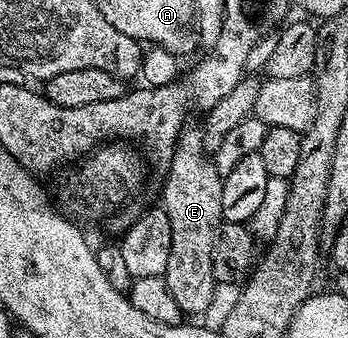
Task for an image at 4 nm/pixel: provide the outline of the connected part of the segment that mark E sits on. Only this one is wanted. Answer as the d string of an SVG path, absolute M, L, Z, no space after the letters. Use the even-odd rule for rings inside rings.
M184 128L179 134L179 144L175 146L175 153L171 156L170 165L166 166L167 178L163 181L163 201L161 207L169 215L169 227L173 231L173 239L169 247L169 267L166 271L167 286L173 291L173 299L177 299L177 307L181 307L184 315L201 315L213 303L216 278L210 274L210 247L212 240L219 236L221 222L223 221L223 208L221 207L221 191L223 178L215 170L215 162L205 148L205 137L198 128Z

